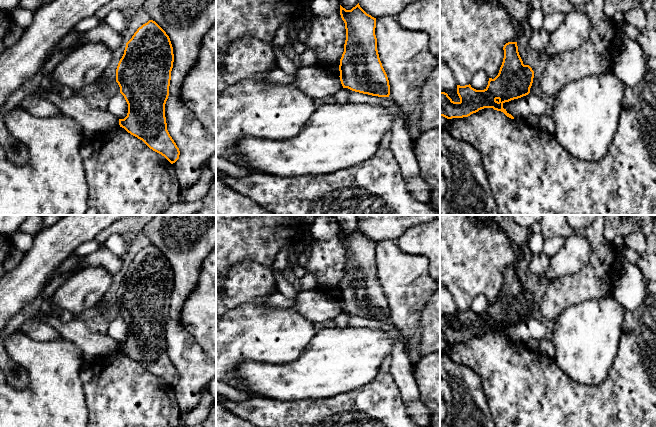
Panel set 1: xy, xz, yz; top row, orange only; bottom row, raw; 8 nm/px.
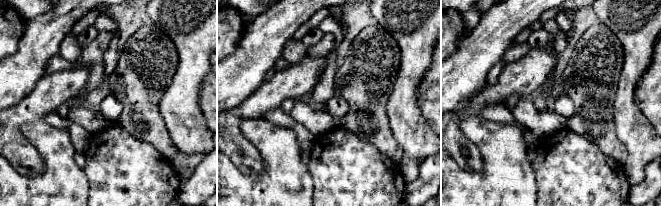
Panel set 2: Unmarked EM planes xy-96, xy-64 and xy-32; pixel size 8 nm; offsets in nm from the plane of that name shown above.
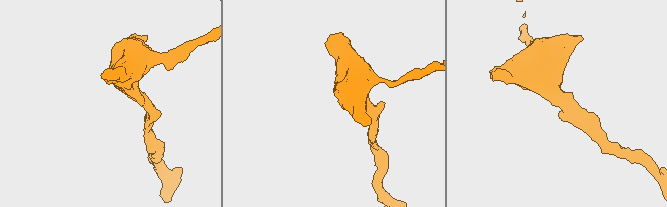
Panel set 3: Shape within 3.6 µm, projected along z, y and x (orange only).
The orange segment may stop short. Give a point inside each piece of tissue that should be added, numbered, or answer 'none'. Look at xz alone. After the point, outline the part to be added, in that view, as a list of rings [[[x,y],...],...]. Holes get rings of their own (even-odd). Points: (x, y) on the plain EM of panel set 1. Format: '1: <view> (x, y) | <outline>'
none

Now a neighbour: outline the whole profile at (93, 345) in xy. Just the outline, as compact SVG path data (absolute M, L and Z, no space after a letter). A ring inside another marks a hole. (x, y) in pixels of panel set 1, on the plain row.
M48 314L46 323L52 326L61 337L75 344L83 352L84 359L89 362L119 349L119 343L112 337L90 331L77 317L62 323L59 316Z

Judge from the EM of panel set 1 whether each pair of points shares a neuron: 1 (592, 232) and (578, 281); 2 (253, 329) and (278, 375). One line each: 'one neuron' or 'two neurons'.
1: one neuron
2: two neurons

